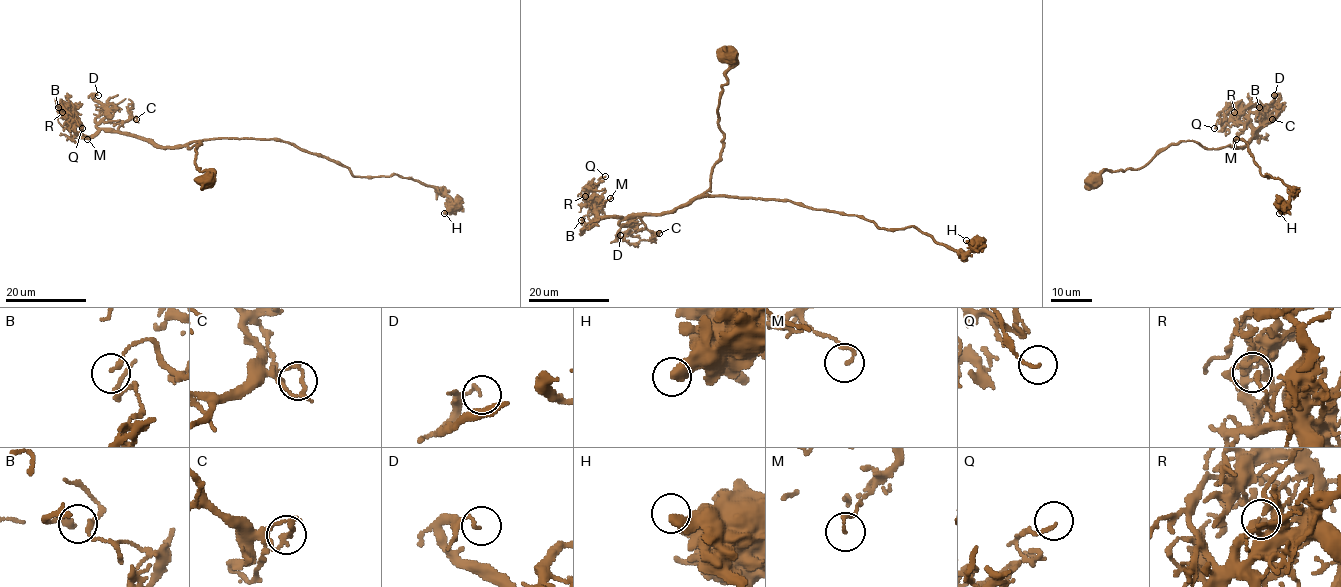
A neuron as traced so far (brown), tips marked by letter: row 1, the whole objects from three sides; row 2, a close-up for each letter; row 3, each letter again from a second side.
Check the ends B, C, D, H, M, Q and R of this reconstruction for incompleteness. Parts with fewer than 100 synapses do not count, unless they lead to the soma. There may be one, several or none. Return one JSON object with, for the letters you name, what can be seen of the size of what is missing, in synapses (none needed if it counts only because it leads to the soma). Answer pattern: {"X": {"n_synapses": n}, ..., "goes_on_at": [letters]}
{"goes_on_at": []}

